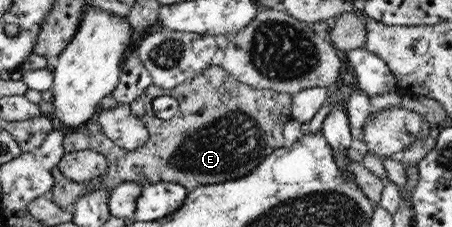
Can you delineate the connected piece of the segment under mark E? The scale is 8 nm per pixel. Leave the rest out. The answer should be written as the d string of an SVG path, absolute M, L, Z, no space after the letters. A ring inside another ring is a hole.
M217 66L205 68L199 75L188 79L186 82L175 86L173 89L162 90L157 86L149 86L139 99L130 105L131 113L135 114L148 129L149 141L141 148L129 151L116 147L114 143L104 136L101 126L96 122L87 122L79 129L71 131L65 137L65 153L71 153L90 148L100 152L107 158L107 171L105 175L95 177L87 182L75 182L66 178L58 166L51 173L56 182L48 197L64 210L72 210L76 201L86 196L93 190L113 187L131 181L141 186L158 182L175 182L190 192L199 185L232 181L249 174L255 167L263 162L275 149L284 147L287 143L284 139L283 128L292 114L292 96L279 93L275 90L258 89L236 80L227 70ZM160 96L170 96L179 103L180 114L176 114L171 120L160 120L154 114L152 103Z

